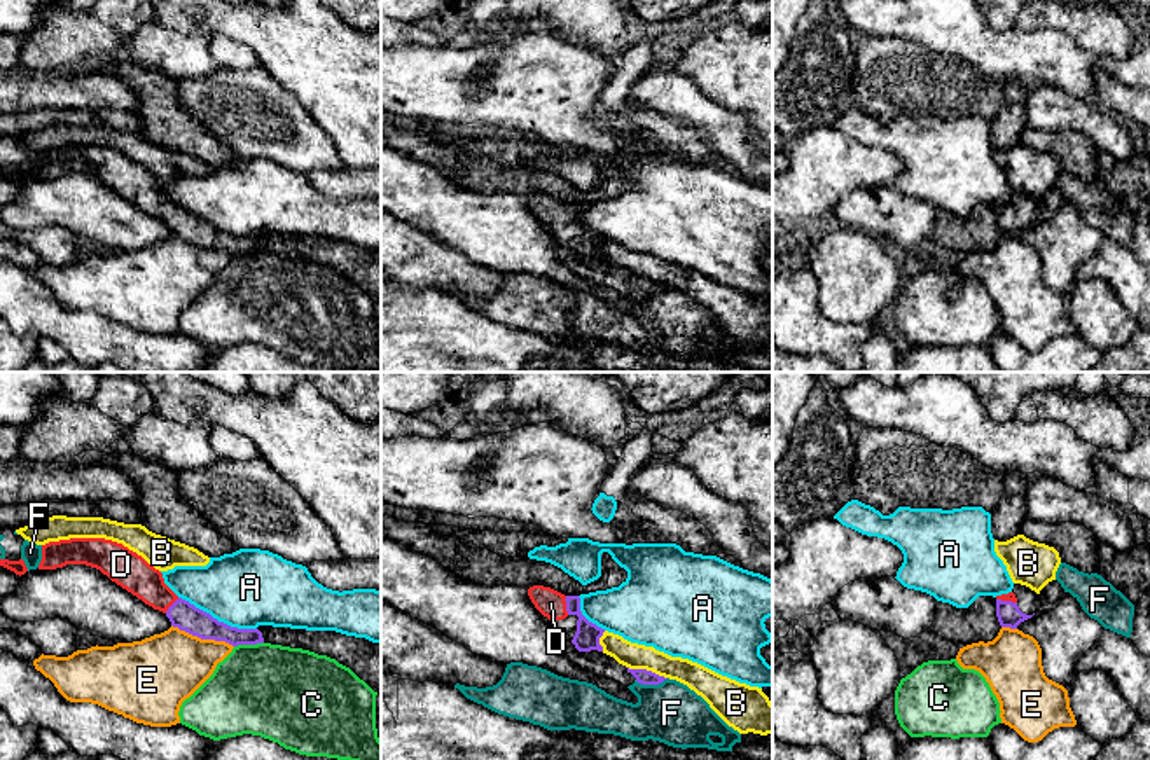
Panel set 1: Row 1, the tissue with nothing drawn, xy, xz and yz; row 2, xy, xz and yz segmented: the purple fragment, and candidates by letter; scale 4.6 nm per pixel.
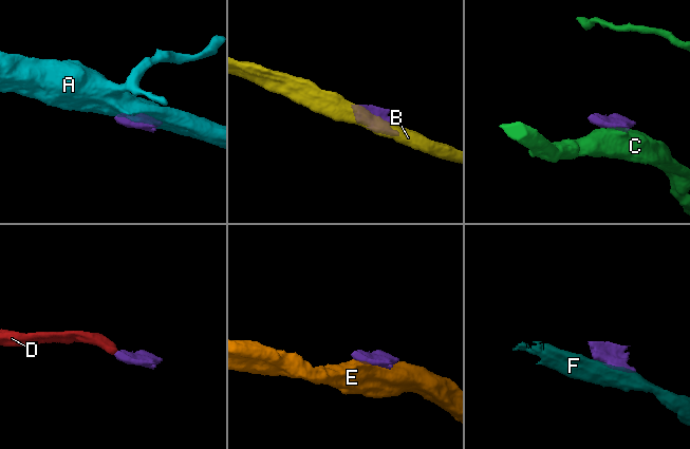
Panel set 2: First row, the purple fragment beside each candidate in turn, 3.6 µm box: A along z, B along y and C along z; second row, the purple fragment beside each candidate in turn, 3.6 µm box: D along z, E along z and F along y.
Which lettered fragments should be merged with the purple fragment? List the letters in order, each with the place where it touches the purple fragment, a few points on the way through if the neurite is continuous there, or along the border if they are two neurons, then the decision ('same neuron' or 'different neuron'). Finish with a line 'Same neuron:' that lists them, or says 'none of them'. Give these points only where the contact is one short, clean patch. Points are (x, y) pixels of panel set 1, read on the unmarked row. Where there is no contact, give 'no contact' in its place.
A: meets purple in xy at (215, 228); different neuron
B: meets purple in xz at (645, 278); different neuron
C: meets purple in xy at (249, 252); border along xy (263, 250), (235, 255); different neuron
D: meets purple in xz at (567, 214); runs through xz (588, 243), (582, 228), (567, 214), (551, 212); same neuron
E: meets purple in xy at (203, 247); different neuron
F: meets purple in xz at (651, 292); border along xz (668, 287), (658, 292), (638, 292), (635, 289); different neuron
Same neuron: D

